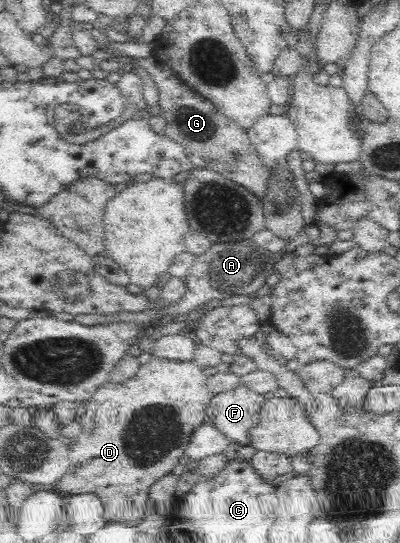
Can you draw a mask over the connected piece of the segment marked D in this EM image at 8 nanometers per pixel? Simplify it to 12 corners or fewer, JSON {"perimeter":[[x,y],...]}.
{"perimeter":[[153,356],[85,401],[63,495],[138,525],[213,396]]}

